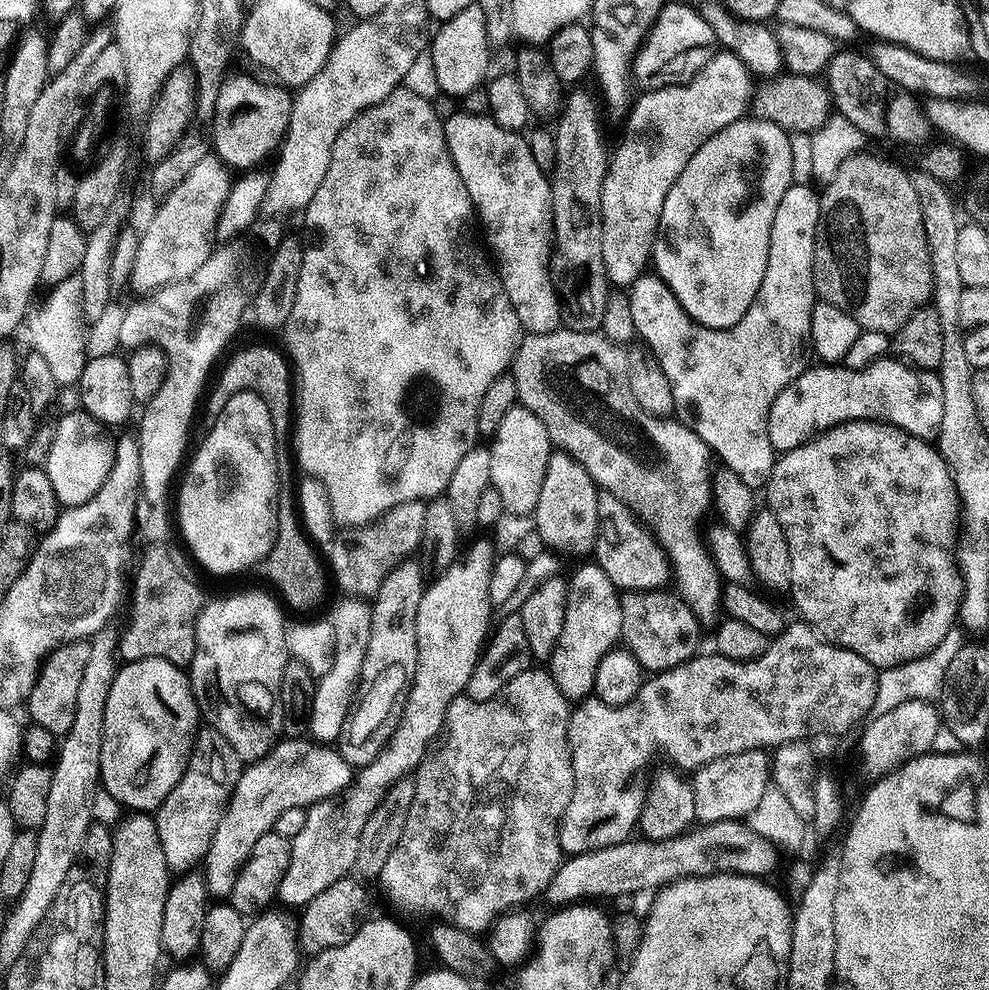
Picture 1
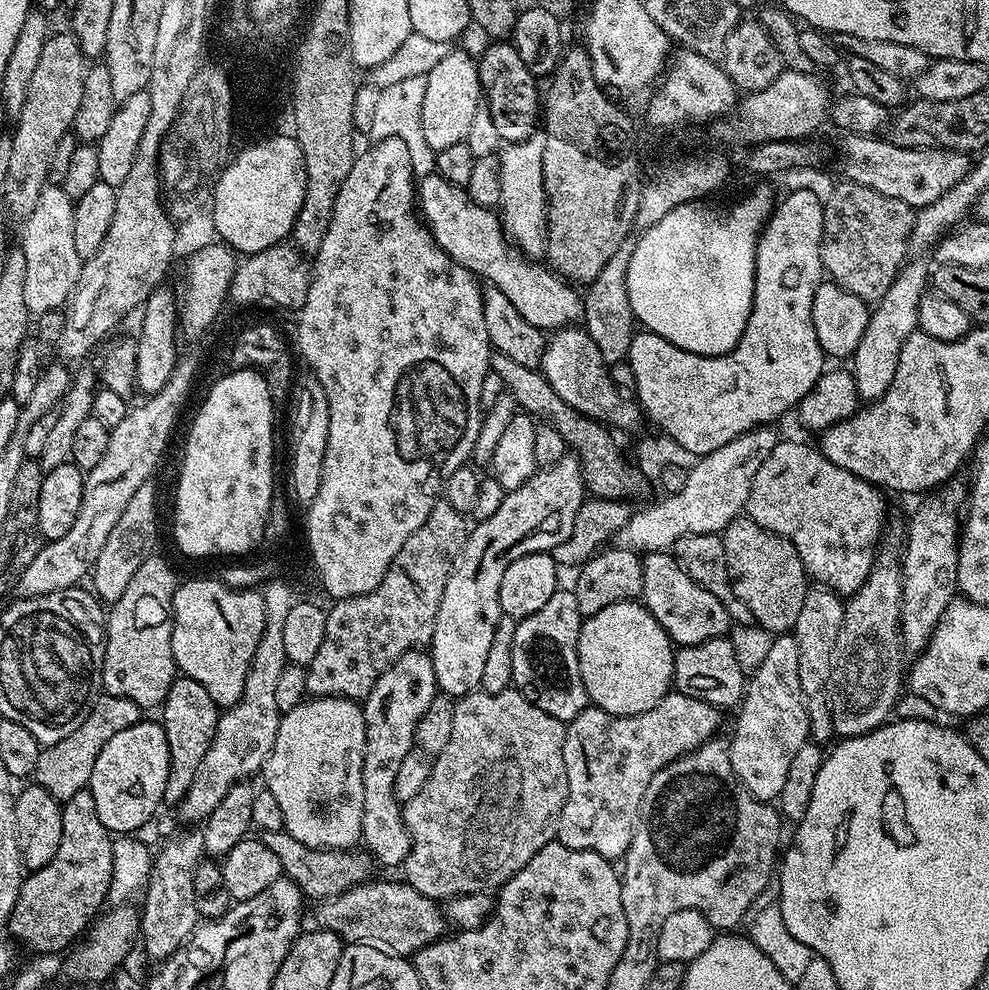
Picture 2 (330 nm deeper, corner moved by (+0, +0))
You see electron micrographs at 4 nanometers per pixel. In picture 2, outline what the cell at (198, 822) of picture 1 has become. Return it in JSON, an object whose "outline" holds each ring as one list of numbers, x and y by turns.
{"outline":[[180,674,170,686,162,705,162,723,166,742,170,750,170,770,166,778,164,804,179,805,186,790,190,790,190,782,194,782,194,774,198,774,198,766,202,766,202,758,206,758,206,750,210,750,210,742,214,742,214,730,220,721,221,709,210,698,206,686,202,682,194,682,194,678]]}

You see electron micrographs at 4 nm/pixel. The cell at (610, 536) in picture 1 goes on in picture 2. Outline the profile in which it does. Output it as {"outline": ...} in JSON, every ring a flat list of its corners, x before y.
{"outline":[[671,551,647,553,643,561,640,591,642,603,649,614,660,623,662,630,666,630,673,645,685,648,729,635,730,621,726,606,722,606,722,602,718,602,718,598,714,598,710,590,698,586,694,578,690,578,690,574,682,570]]}

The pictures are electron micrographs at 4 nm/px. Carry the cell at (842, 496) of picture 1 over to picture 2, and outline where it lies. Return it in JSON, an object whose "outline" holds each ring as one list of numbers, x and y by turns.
{"outline":[[781,439,774,450,770,450,770,458,758,466,758,474,754,474,746,516,766,530,792,540,807,575,817,585,831,588,841,597,847,598,864,585,872,565,876,563,880,535,884,532,884,519,888,516,884,496,885,493,875,484,868,484,862,478,850,474,850,470,842,470,842,466,834,466,830,458,820,453,819,447,812,445,811,448,796,440]]}

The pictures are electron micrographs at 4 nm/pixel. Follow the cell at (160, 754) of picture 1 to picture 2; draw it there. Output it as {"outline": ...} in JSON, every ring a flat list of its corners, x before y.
{"outline":[[141,718,134,726,121,730,102,746,88,789,94,794,98,818,112,834,136,834,139,828,164,804,166,778,170,770,170,750,163,723]]}

